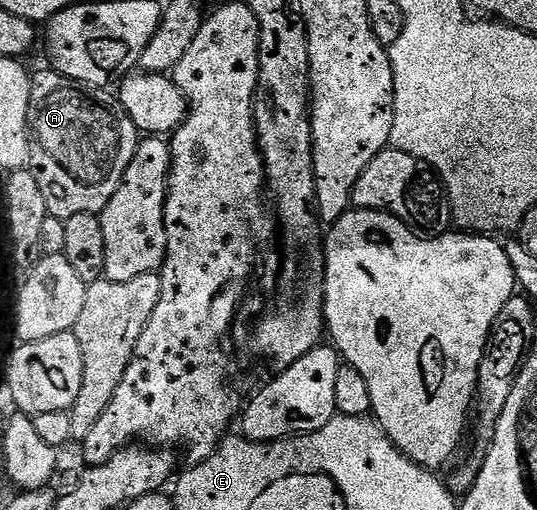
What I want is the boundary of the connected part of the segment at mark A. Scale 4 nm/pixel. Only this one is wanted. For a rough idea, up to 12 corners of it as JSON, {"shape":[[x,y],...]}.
{"shape":[[53,70],[30,81],[28,171],[47,217],[98,216],[140,139]]}

